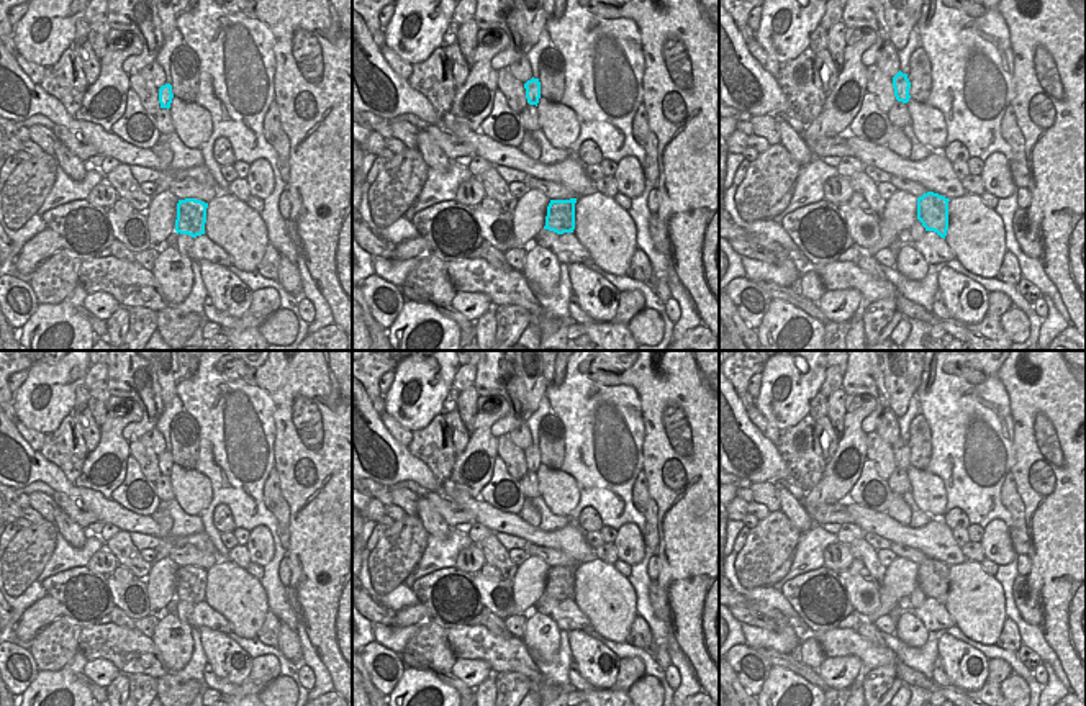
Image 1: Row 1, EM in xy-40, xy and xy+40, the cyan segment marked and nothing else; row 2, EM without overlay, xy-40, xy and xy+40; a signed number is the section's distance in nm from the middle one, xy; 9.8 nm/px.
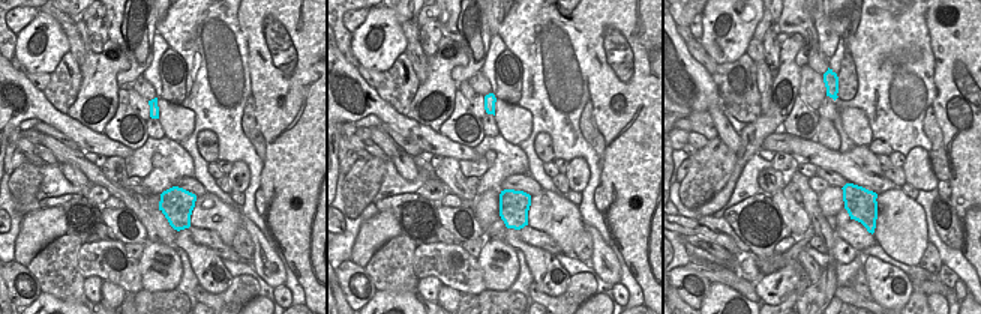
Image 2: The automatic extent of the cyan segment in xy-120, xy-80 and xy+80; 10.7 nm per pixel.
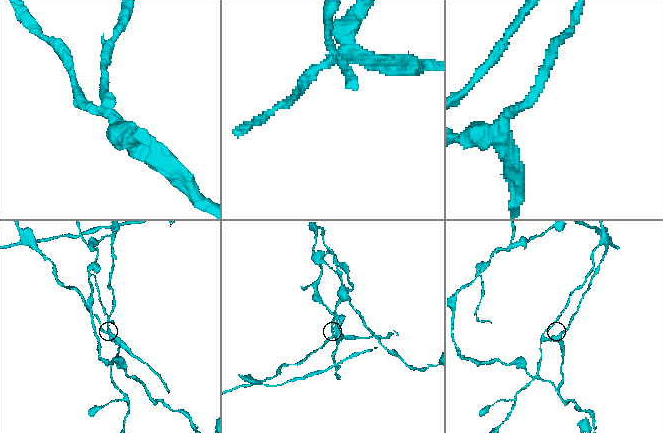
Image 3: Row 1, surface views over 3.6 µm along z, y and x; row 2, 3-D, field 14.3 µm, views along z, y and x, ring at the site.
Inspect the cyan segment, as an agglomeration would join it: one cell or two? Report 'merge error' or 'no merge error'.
merge error

